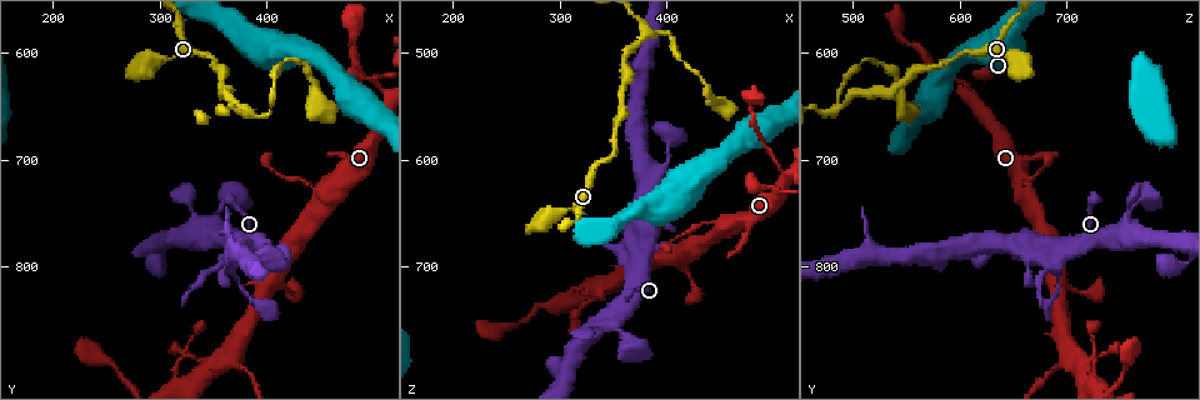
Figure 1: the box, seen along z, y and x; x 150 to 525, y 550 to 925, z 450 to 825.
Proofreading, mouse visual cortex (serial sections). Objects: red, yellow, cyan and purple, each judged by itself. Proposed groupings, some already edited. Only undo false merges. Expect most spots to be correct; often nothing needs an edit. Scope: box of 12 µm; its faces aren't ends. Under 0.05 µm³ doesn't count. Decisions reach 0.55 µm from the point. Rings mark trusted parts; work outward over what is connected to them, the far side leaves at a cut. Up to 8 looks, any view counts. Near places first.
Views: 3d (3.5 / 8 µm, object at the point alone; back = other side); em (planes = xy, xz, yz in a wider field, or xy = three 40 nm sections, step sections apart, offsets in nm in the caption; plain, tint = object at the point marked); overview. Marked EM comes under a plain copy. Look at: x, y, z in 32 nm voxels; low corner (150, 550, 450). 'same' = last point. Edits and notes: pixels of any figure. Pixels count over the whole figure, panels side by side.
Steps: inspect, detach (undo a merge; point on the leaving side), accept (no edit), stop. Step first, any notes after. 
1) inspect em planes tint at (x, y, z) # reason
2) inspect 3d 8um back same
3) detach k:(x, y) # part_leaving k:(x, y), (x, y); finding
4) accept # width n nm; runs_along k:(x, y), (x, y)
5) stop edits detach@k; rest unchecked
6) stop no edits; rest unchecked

inspect 3d 3.5um at (456, 732, 660) # arms part here

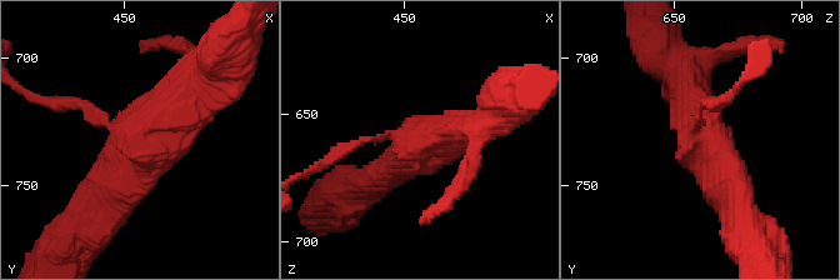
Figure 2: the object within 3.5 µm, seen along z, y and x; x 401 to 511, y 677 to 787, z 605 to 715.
inspect em xy step 5 tint at (455, 731, 661) # arms 3; arm_widths 100, 400, 450 nm; need the tissue

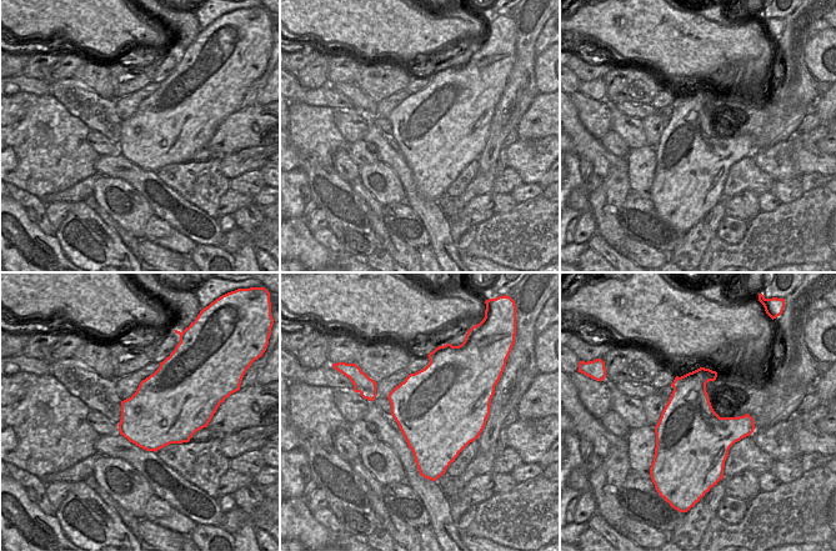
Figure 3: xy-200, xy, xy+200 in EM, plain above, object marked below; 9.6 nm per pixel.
accept # runs_along 2:(203, 79), (103, 201); all the same cell

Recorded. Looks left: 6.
inspect 3d 3.5um at (384, 654, 482) # three-way junction

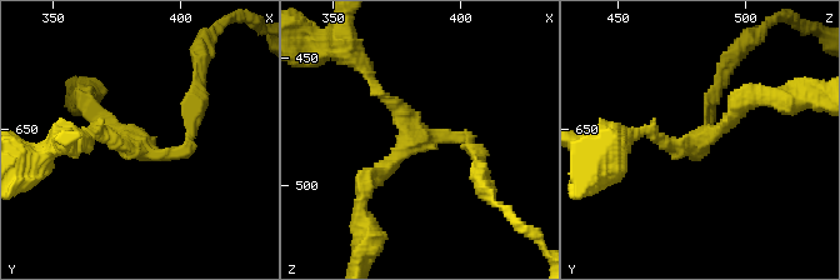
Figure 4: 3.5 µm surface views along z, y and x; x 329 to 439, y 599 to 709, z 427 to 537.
inspect em xy step 5 tint at (382, 653, 482)

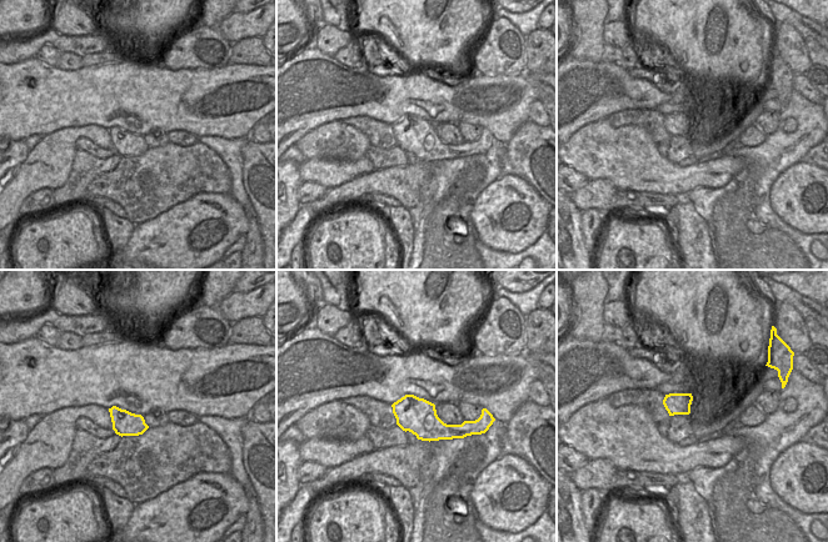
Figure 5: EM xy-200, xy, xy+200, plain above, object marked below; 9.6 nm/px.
accept # runs_along 4:(364, 190), (414, 139), (460, 136), (471, 149); one cell here

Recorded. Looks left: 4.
inspect 3d 3.5um at (504, 628, 604) # thick turns thin

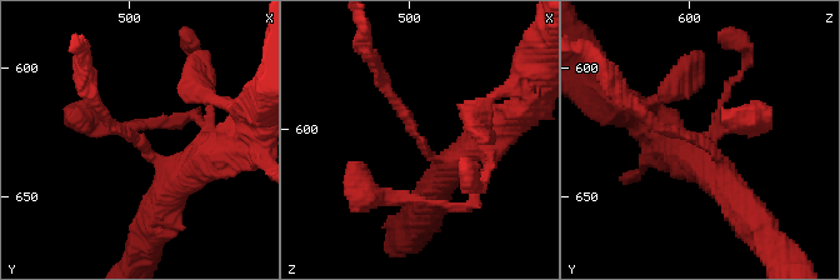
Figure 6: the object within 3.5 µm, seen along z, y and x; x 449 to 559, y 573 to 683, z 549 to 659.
inspect em xy step 3 tint at (505, 629, 604) # arm_widths 150, 400 nm; shape alone is not enough

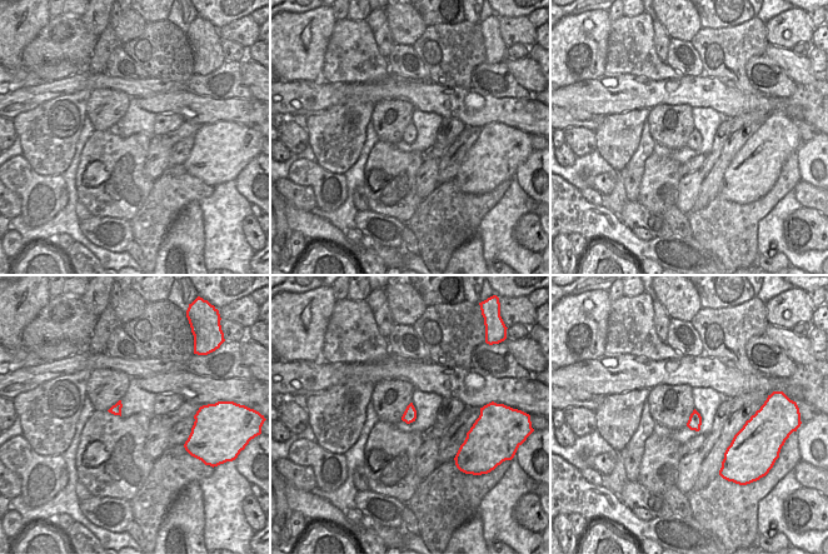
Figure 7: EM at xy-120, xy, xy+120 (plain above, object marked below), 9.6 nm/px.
accept # runs_along 6:(739, 203), (710, 149), (640, 110); continuous, no second cell

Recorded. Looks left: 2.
stop no edits; rest unchecked

